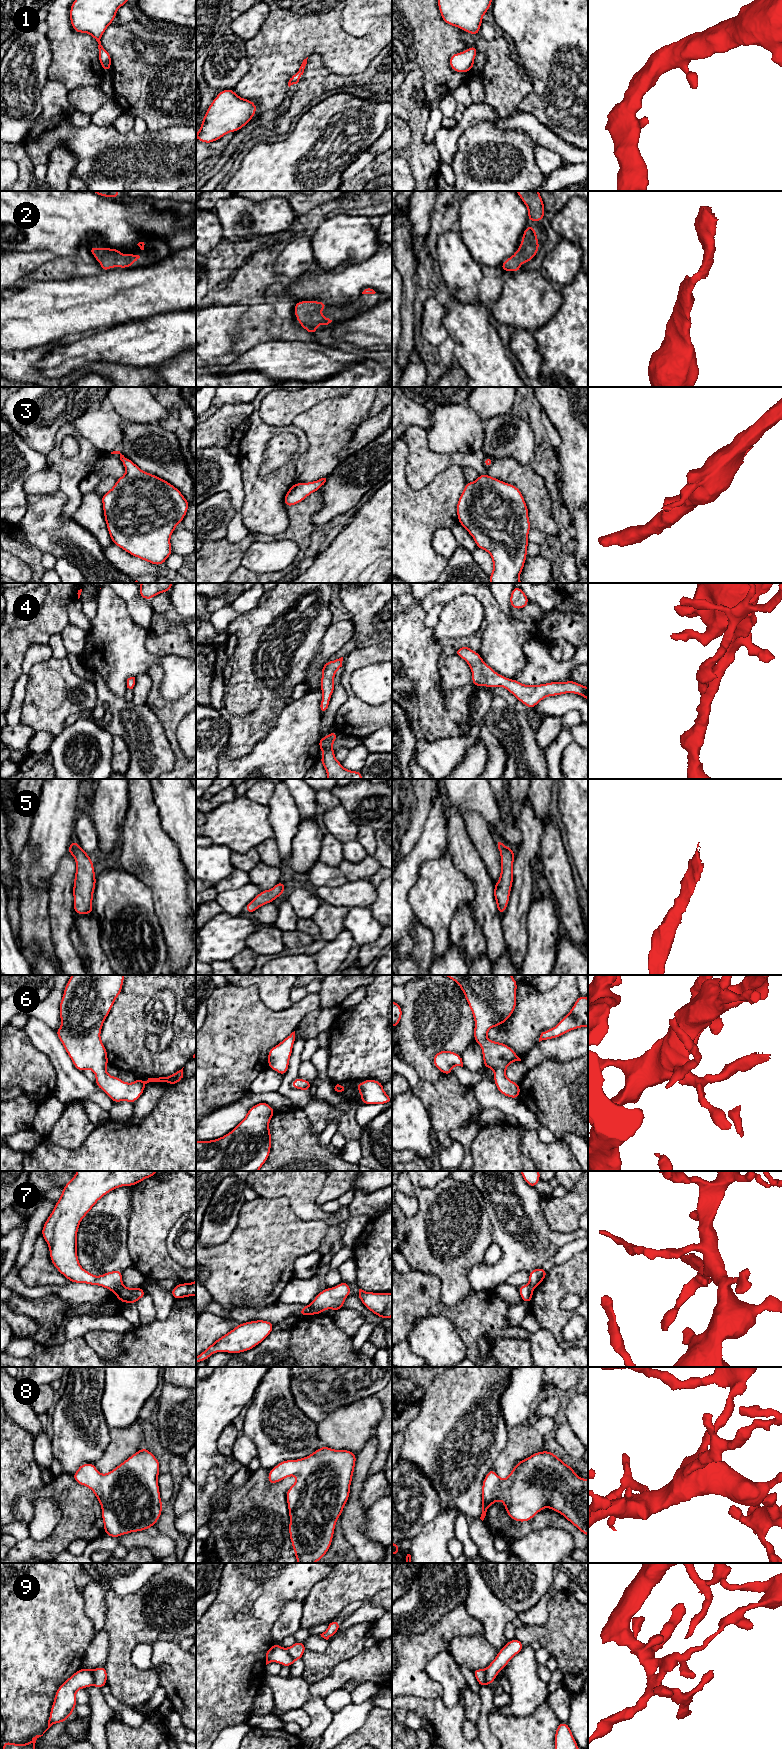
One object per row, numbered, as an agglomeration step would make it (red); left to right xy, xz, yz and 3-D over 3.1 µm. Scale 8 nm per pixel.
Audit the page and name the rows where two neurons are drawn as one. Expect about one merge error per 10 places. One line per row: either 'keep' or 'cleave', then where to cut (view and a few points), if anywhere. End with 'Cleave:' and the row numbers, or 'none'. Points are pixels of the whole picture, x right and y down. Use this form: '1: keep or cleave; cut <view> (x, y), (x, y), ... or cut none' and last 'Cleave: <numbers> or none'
1: keep; cut none
2: keep; cut none
3: keep; cut none
4: keep; cut none
5: keep; cut none
6: keep; cut none
7: cleave; cut xz (310, 1304), (319, 1313)
8: keep; cut none
9: cleave; cut yz (484, 1669), (485, 1682), (487, 1684)
Cleave: 7, 9

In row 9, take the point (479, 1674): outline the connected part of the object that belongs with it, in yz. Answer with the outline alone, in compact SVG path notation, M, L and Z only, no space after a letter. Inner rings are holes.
M475 1669L475 1670L473 1670L473 1674L474 1674L475 1678L477 1679L478 1684L481 1687L487 1685L485 1683L485 1674L486 1674L485 1669Z

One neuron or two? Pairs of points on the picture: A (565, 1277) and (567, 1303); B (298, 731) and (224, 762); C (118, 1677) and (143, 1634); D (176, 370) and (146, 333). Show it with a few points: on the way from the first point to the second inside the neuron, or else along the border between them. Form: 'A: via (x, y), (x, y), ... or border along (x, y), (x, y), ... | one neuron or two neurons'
A: border along (577, 1293), (567, 1293), (562, 1298), (560, 1307) | two neurons
B: via (280, 749), (264, 765), (242, 765) | one neuron
C: via (119, 1665), (119, 1654), (131, 1642) | one neuron
D: border along (185, 351), (164, 360), (158, 365) | two neurons

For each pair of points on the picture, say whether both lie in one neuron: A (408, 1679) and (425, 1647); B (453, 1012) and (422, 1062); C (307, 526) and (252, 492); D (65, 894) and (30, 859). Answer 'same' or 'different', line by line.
A: same
B: same
C: different
D: different

